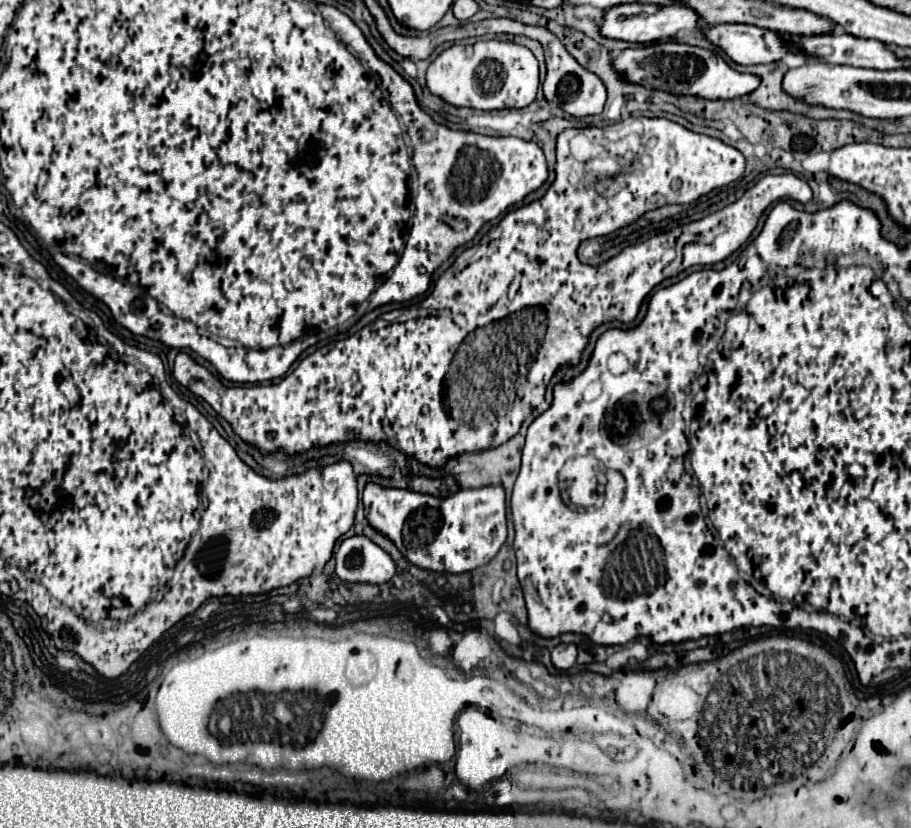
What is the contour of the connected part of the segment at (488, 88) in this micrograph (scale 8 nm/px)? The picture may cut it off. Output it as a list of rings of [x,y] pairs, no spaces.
[[[481,40],[471,54],[459,44],[443,50],[427,68],[427,88],[457,108],[503,110],[525,108],[535,100],[539,88],[539,64],[531,50],[501,40]]]

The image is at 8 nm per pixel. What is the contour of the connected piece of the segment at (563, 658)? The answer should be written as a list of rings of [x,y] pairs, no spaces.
[[[559,644],[551,650],[551,662],[557,670],[569,670],[577,660],[577,646],[575,644]]]

